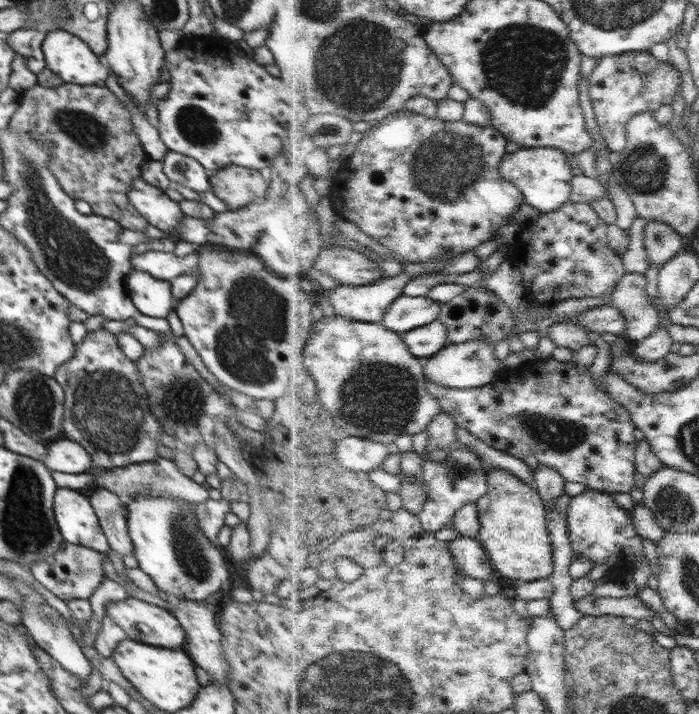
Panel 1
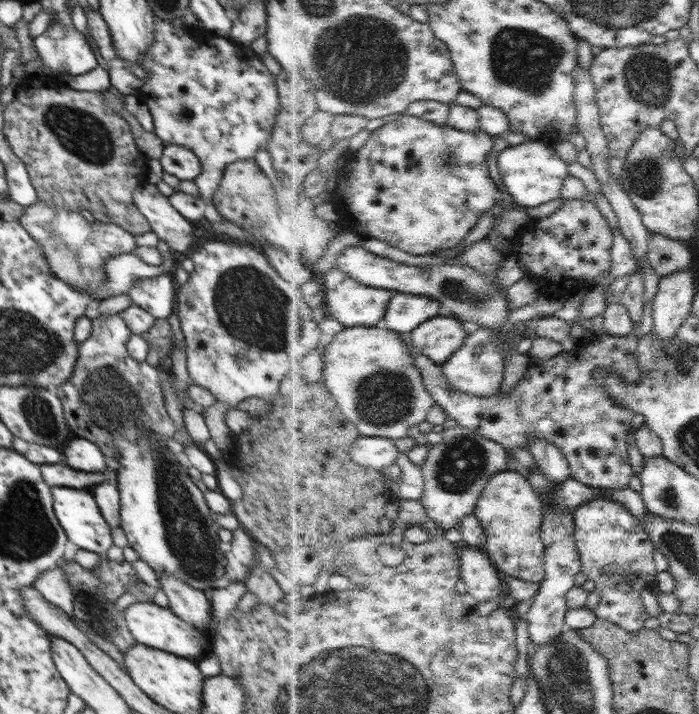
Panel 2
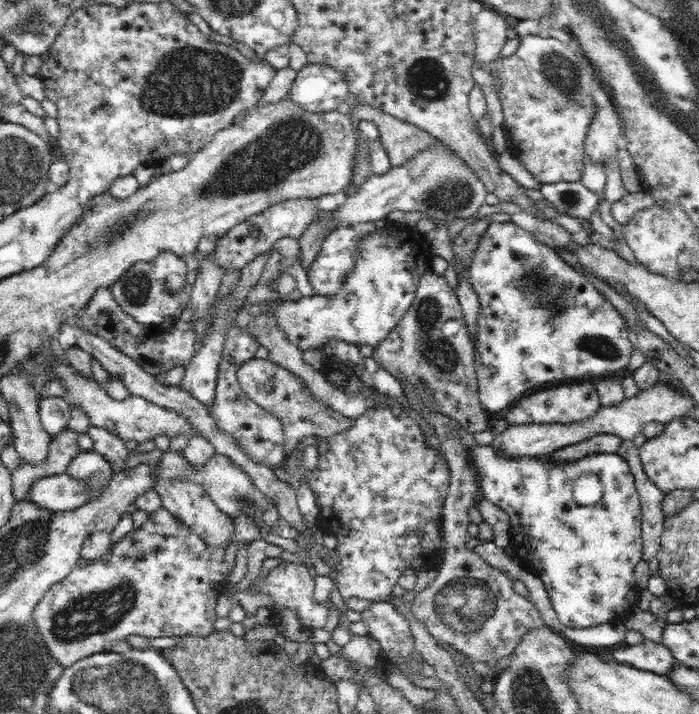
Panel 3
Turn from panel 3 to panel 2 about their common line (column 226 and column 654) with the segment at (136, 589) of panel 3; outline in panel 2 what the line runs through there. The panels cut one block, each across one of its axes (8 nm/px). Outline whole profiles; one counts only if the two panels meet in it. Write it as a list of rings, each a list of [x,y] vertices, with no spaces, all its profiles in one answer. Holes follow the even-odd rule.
[[[600,497],[575,510],[576,539],[588,580],[597,582],[602,601],[596,610],[599,618],[620,624],[630,632],[642,631],[650,618],[642,592],[655,589],[660,570],[656,566],[656,546],[646,525],[625,504]]]

